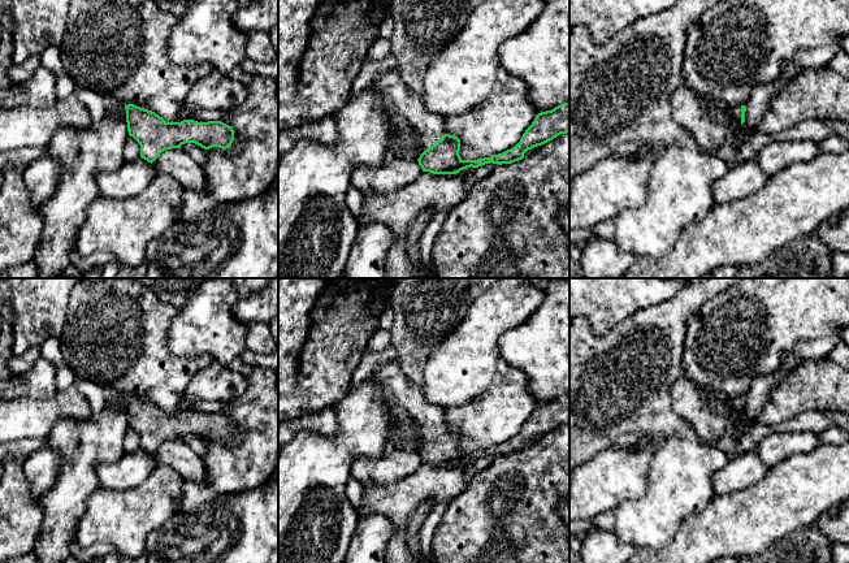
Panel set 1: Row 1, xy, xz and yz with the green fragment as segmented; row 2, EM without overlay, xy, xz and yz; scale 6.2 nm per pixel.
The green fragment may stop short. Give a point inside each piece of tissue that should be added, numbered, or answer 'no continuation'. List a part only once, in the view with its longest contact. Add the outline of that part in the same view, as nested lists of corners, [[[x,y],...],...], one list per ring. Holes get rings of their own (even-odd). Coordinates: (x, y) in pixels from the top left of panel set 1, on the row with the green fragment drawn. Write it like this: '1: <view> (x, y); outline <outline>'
1: xz (414, 129); outline [[[398,69],[380,73],[369,82],[369,86],[380,95],[387,116],[390,135],[387,150],[393,150],[395,157],[417,160],[443,137],[445,118],[426,109],[423,92],[411,91],[399,75]]]

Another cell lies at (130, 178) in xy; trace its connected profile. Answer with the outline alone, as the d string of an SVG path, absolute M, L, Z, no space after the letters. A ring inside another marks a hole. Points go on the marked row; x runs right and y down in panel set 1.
M139 156L134 161L125 161L117 170L99 173L98 187L101 196L127 199L148 187L156 174L155 166Z

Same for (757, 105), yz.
M789 64L784 68L783 75L779 81L768 86L757 86L751 92L751 98L745 104L745 122L735 133L738 142L751 137L759 131L761 122L768 111L772 99L783 91L792 81L794 81L803 69L796 64Z

